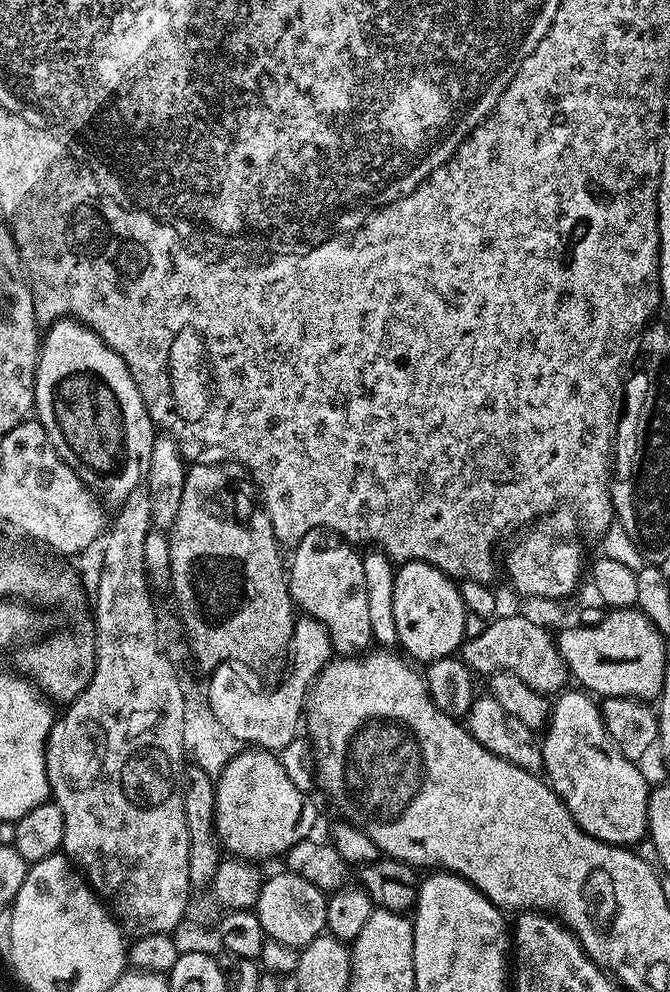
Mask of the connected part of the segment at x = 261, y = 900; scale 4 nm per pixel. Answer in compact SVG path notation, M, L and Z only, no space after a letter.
M281 870L277 876L269 875L263 881L254 911L269 941L302 950L314 938L325 935L328 926L327 906L328 896L318 886L314 886L314 882L306 882L306 878L298 874Z

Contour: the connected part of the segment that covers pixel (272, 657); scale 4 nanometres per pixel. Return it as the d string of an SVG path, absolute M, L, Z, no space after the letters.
M239 463L232 464L196 464L187 469L184 474L184 485L182 486L182 502L178 506L178 518L172 523L170 535L168 536L168 545L170 546L170 589L172 596L176 599L176 612L180 615L180 624L188 631L188 648L192 651L192 656L196 659L198 667L208 674L219 664L231 660L244 664L249 664L252 668L264 668L267 664L272 664L280 655L289 651L289 644L292 640L292 631L294 630L295 620L298 615L291 598L291 592L288 589L288 576L286 575L286 560L280 557L280 548L276 545L278 532L272 527L271 520L245 469Z

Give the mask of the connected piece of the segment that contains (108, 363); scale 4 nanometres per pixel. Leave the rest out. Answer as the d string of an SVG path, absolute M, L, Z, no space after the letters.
M58 320L43 333L36 362L34 416L43 426L57 454L72 468L85 487L108 504L123 504L135 488L141 487L150 470L150 450L154 450L157 429L124 359L97 332L79 320Z

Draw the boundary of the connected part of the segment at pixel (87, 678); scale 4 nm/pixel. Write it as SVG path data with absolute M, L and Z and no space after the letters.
M76 612L72 620L76 625L69 632L45 635L39 642L21 647L15 653L17 654L15 667L31 680L49 701L57 705L60 703L60 706L77 700L84 693L86 686L92 681L92 671L96 665L96 650L94 636L90 631L89 613L87 616L84 612Z

